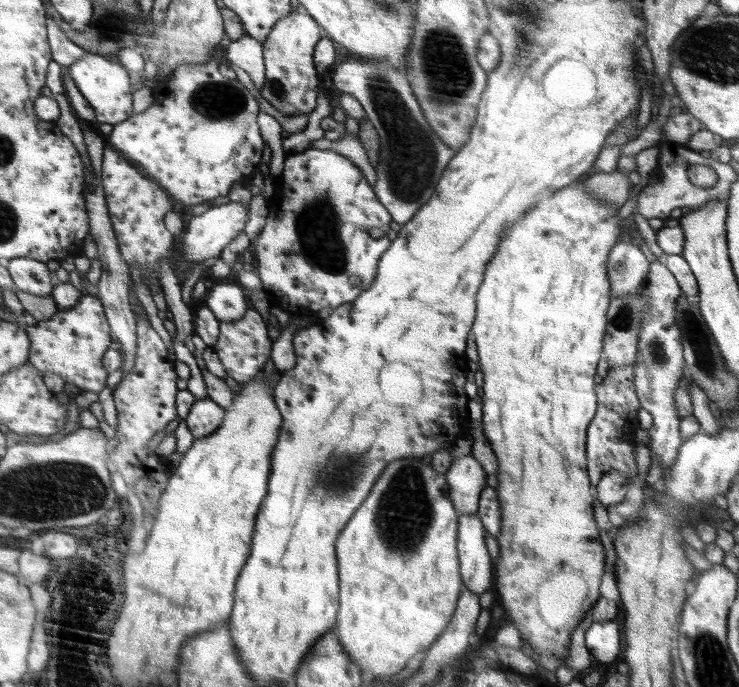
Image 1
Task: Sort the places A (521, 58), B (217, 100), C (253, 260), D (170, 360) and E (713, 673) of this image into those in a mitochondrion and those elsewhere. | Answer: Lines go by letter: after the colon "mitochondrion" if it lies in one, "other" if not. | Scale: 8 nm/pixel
A: mitochondrion
B: mitochondrion
C: other
D: other
E: mitochondrion

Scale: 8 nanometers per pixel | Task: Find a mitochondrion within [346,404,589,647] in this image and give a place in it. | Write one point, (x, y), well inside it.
(402, 520)

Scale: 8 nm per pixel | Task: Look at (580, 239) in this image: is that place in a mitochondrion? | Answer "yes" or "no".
no

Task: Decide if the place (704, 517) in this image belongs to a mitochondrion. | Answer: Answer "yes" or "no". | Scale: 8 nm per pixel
no

